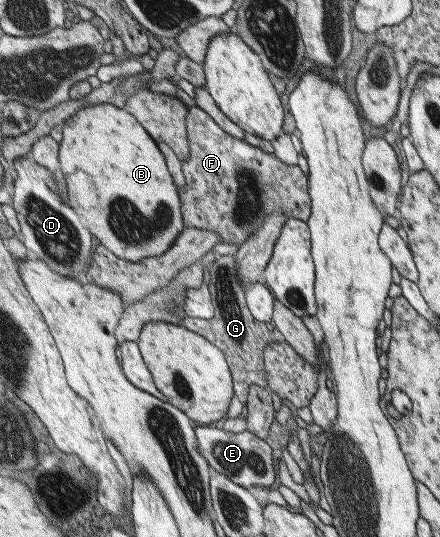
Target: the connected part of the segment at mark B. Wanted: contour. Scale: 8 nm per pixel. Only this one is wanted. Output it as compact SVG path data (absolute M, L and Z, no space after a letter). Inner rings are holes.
M107 102L88 104L63 124L62 133L58 158L63 174L68 174L70 202L76 206L76 212L92 234L96 234L106 248L125 261L138 263L142 259L168 253L186 227L185 201L159 143L136 120L136 115Z

